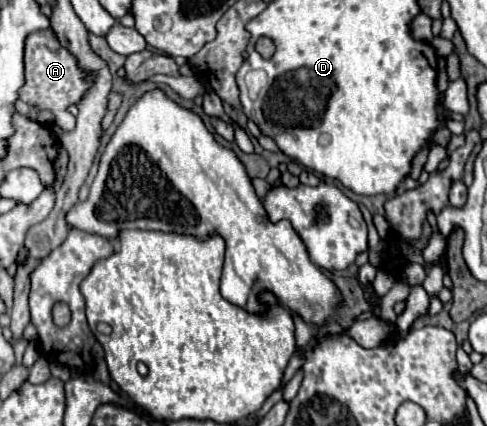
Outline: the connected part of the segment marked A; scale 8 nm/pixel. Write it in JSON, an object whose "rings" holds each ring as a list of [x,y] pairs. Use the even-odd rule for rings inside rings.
{"rings":[[[40,29],[28,35],[26,51],[24,51],[24,75],[26,83],[20,89],[20,99],[38,111],[48,109],[54,113],[56,123],[62,131],[72,131],[76,125],[74,115],[68,111],[70,105],[78,105],[80,99],[88,93],[92,83],[86,79],[88,71],[78,65],[78,59],[58,41],[52,29]]]}

